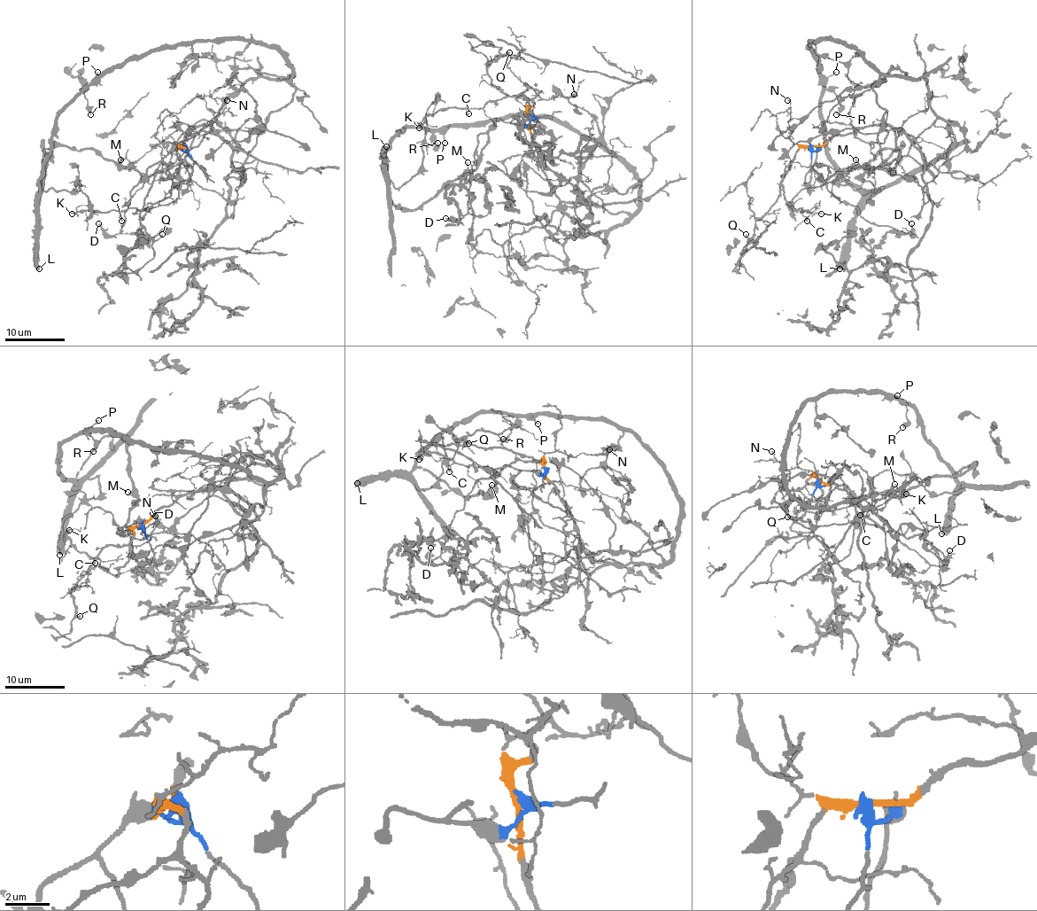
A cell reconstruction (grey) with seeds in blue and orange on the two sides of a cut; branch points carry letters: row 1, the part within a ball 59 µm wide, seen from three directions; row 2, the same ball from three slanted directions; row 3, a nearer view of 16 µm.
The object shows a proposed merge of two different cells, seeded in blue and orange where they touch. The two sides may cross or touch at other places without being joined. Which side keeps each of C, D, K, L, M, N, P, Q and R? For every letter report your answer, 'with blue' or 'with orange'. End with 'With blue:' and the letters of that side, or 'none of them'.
C: with orange
D: with blue
K: with orange
L: with blue
M: with blue
N: with orange
P: with blue
Q: with orange
R: with blue
With blue: D, L, M, P, R

